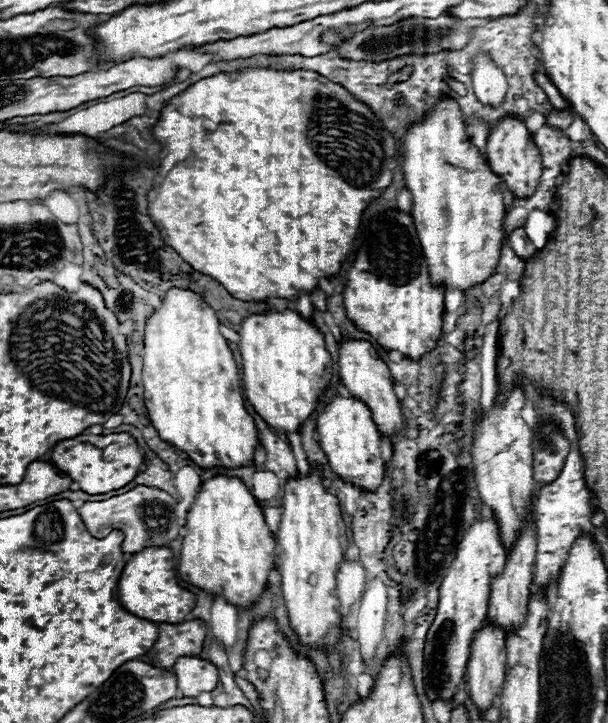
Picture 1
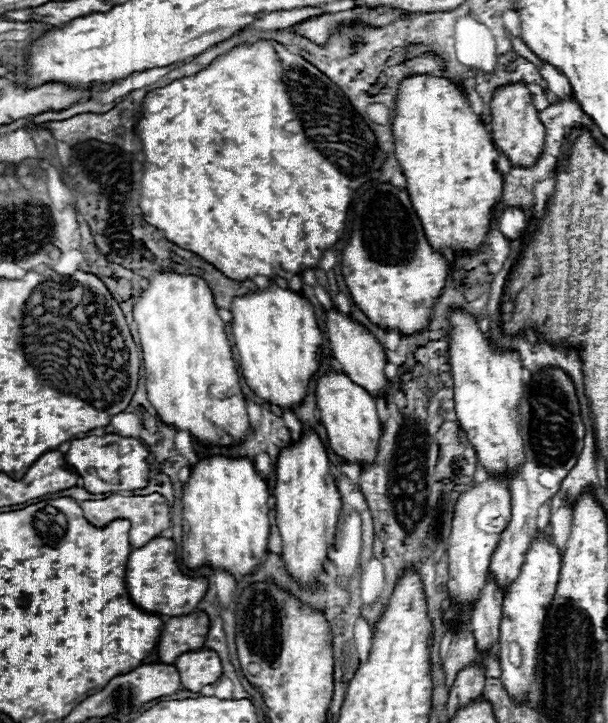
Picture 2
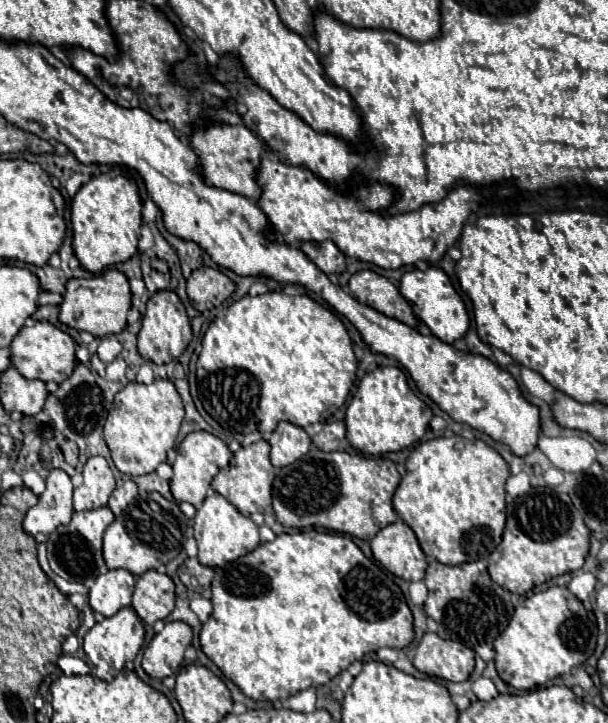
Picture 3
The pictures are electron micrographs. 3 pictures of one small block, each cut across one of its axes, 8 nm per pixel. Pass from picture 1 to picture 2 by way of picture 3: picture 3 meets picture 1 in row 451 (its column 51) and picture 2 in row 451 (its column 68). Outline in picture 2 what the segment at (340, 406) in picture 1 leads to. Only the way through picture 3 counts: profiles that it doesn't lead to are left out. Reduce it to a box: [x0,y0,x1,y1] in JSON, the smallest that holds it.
[316,370,380,464]

